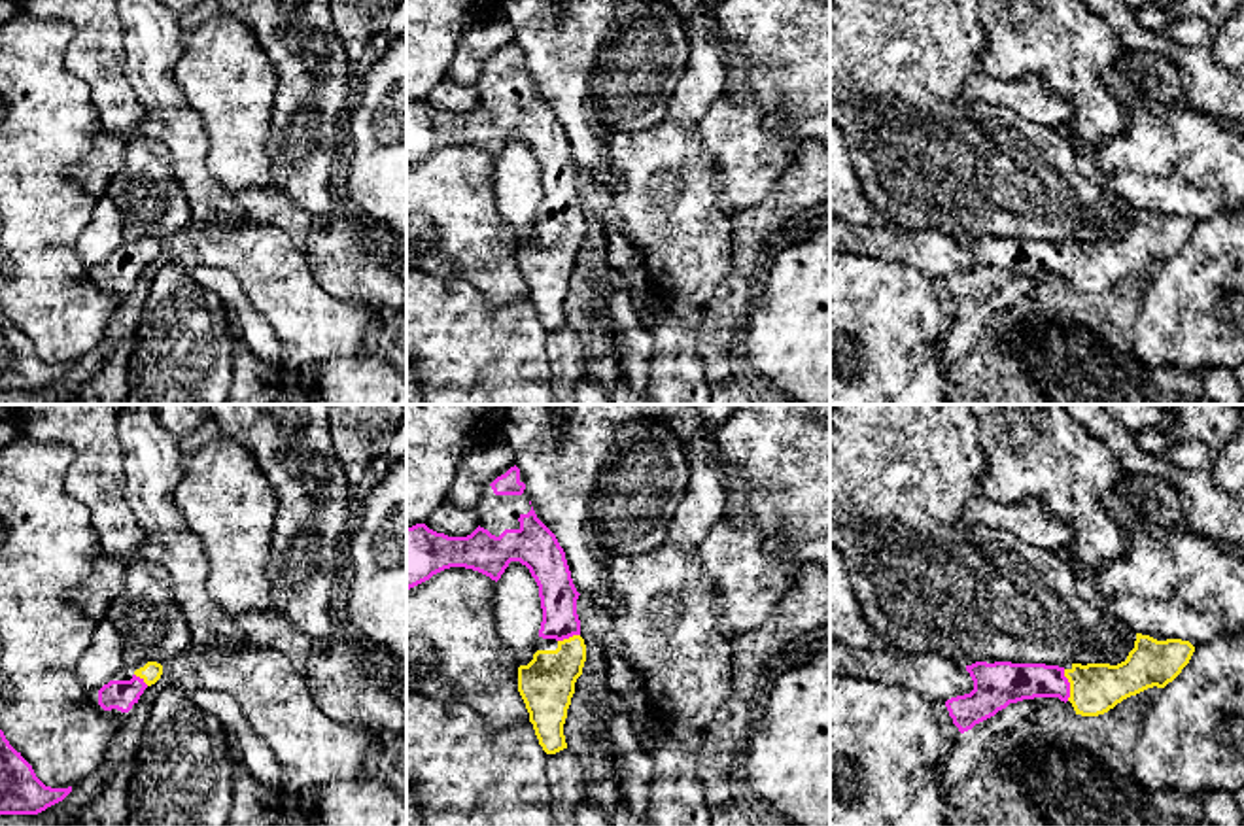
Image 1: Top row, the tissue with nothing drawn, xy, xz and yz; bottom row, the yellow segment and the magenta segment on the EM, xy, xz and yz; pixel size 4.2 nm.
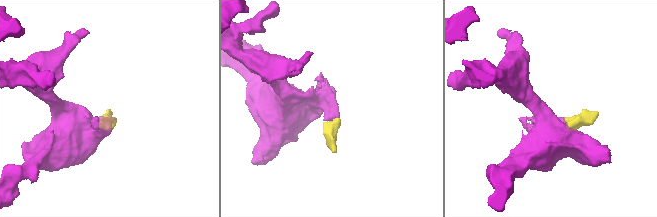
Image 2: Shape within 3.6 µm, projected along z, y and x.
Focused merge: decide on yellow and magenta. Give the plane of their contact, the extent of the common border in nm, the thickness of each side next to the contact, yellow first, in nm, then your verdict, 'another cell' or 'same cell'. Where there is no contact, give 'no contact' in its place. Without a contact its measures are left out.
meets yellow in yz; contact 140 nm long; 220 nm thick on the yellow side, 170 nm on the other; same cell

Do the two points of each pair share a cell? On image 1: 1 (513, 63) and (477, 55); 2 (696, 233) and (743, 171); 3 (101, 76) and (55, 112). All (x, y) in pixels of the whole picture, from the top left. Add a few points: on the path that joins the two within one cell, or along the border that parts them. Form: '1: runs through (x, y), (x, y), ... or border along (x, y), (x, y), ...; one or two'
1: border along (498, 51), (473, 86); two
2: border along (711, 159), (717, 171), (719, 205), (728, 214); two
3: border along (67, 46), (65, 67), (87, 87), (101, 125); two

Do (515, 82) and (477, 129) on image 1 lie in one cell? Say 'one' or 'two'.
one

